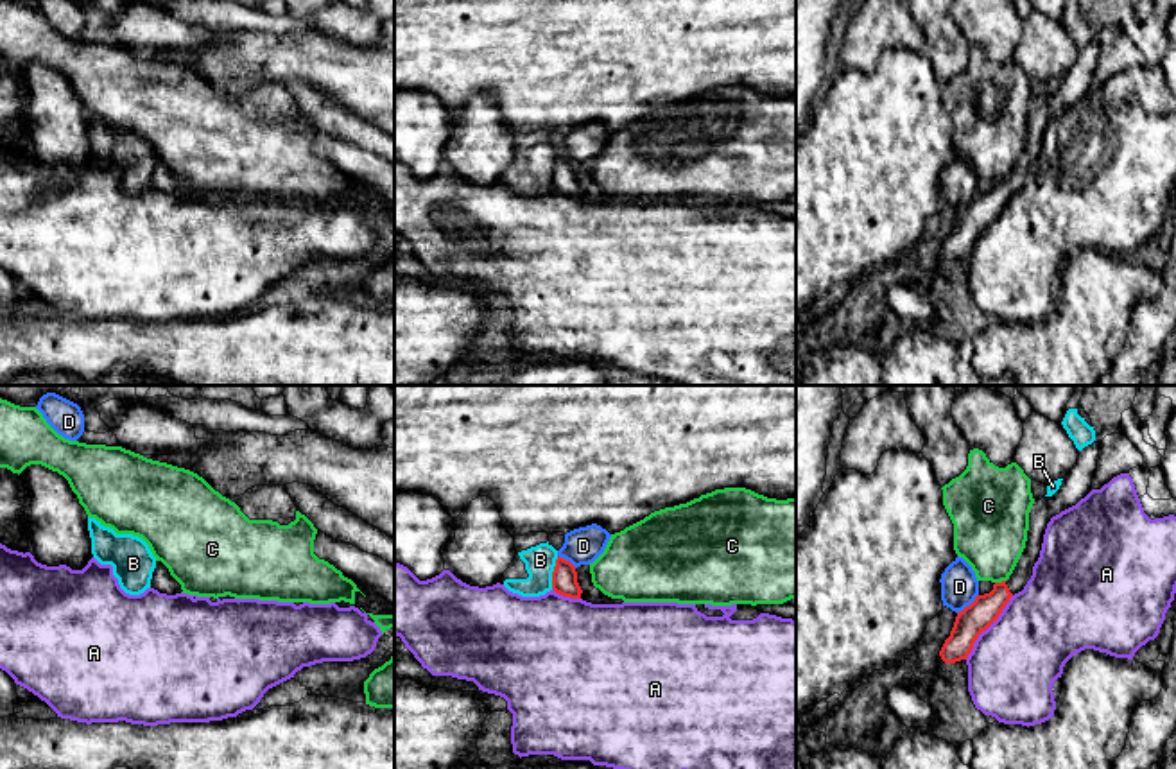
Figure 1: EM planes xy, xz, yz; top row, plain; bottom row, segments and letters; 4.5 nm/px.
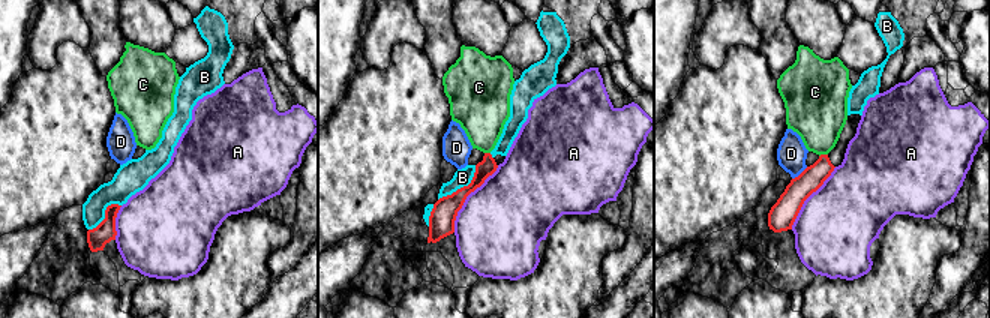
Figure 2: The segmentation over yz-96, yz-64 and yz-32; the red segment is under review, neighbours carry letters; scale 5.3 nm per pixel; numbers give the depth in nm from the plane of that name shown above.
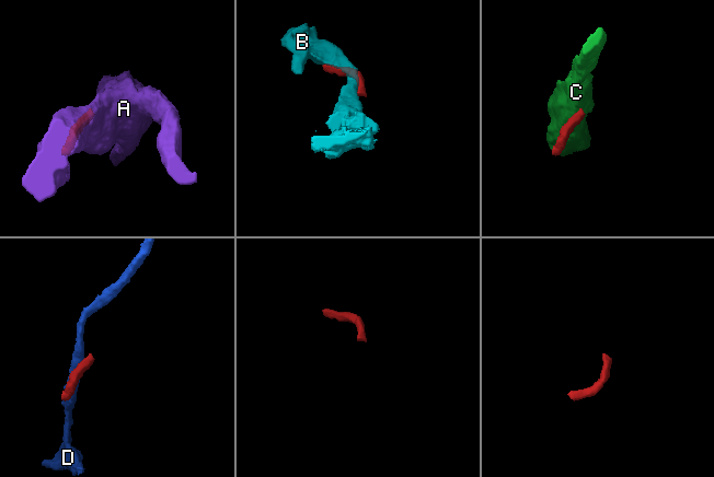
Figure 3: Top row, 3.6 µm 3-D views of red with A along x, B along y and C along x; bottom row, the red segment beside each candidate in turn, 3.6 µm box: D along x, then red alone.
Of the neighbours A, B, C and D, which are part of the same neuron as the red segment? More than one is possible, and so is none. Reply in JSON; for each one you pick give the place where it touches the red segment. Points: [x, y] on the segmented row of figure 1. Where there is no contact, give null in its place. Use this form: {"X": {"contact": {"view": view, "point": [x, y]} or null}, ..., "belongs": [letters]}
{"belongs": []}

